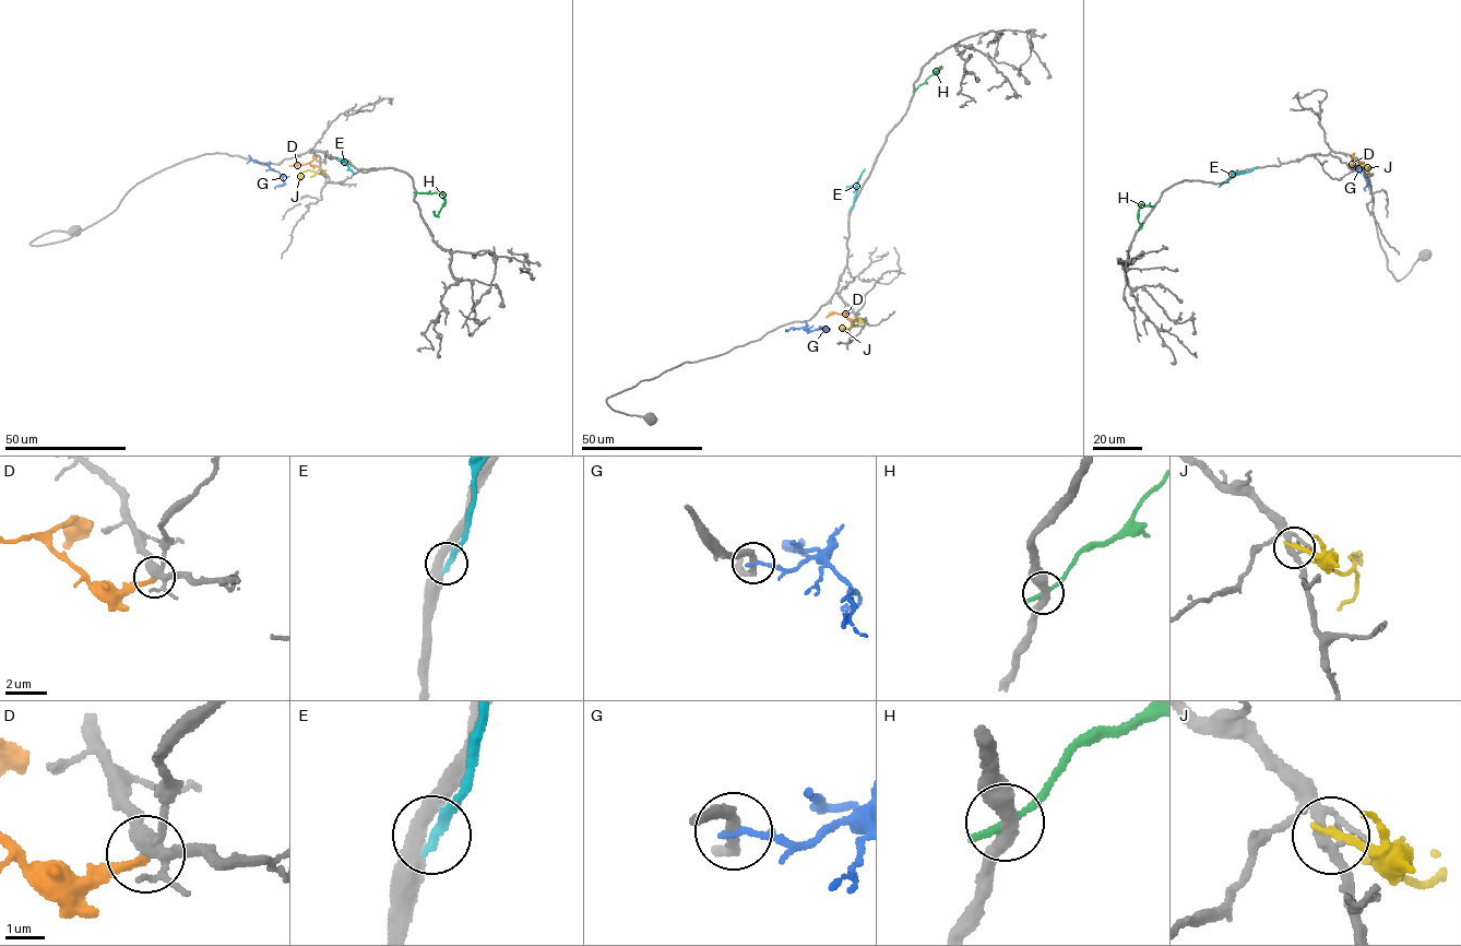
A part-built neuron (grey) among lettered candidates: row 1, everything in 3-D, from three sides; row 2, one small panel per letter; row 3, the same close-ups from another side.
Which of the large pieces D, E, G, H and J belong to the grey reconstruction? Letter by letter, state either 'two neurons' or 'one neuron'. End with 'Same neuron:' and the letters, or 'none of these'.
D: two neurons
E: two neurons
G: two neurons
H: two neurons
J: two neurons
Same neuron: none of these

